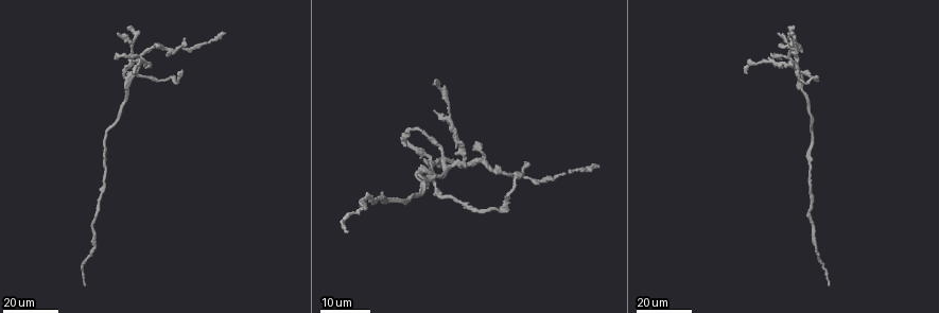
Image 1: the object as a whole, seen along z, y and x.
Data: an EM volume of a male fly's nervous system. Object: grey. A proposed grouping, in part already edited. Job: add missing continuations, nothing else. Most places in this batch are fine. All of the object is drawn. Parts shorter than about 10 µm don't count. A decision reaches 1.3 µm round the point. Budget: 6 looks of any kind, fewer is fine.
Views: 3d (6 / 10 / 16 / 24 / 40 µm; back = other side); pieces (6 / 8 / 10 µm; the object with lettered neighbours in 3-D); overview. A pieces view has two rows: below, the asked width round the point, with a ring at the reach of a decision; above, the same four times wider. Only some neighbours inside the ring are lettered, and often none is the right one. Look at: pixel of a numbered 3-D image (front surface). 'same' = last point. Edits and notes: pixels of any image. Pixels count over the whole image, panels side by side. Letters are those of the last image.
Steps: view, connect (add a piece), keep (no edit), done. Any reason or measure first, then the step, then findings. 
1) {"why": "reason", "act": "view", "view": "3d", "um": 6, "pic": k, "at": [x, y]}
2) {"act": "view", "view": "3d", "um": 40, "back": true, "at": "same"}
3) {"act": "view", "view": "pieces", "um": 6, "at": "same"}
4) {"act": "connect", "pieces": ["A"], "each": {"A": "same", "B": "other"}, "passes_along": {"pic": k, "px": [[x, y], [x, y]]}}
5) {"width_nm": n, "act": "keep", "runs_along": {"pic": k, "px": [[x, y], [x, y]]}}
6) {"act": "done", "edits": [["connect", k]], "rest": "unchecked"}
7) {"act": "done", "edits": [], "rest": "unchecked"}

{"why": "long arm stops here", "act": "view", "view": "3d", "um": 16, "pic": 1, "at": [348, 231]}

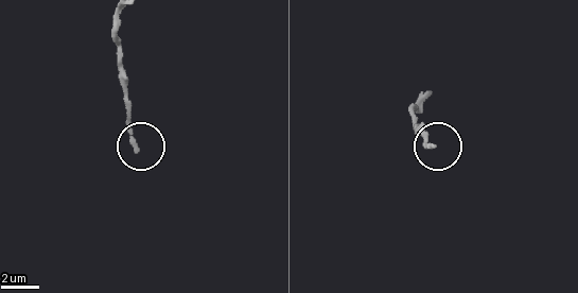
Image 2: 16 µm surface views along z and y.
{"act": "view", "view": "pieces", "um": 8, "pic": 2, "at": [135, 147]}

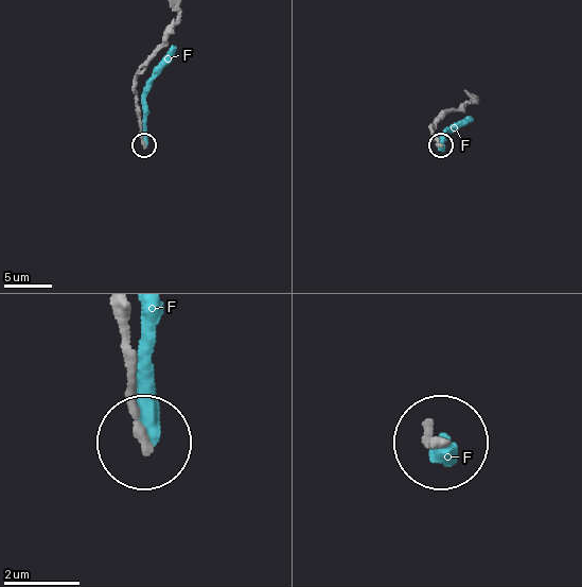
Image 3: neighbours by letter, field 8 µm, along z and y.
{"act": "keep", "each": {"F": "other"}, "found": "no lettered piece goes on from it"}

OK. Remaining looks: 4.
{"act": "view", "view": "3d", "um": 16, "pic": 1, "at": [183, 37]}

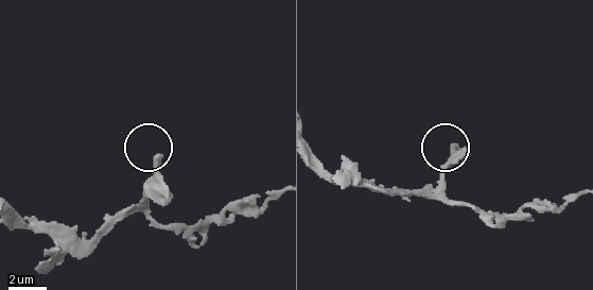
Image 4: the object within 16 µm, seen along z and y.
{"act": "view", "view": "3d", "um": 10, "pic": 4, "at": [157, 158]}

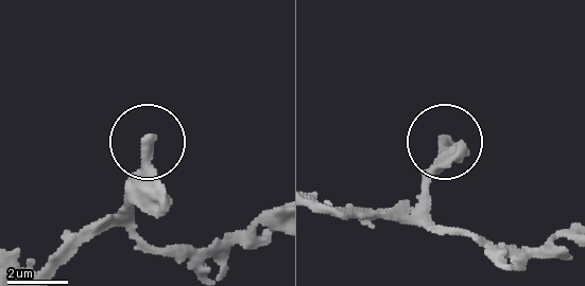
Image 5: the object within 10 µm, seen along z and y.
{"act": "view", "view": "pieces", "um": 8, "pic": 5, "at": [149, 140]}

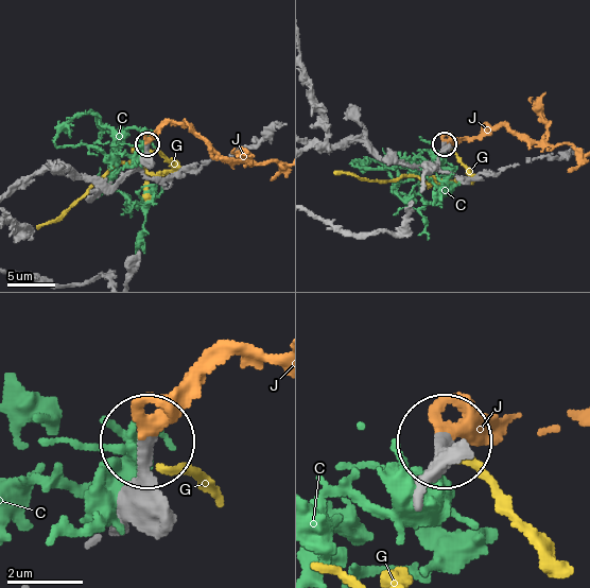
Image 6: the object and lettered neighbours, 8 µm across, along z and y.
{"act": "connect", "pieces": ["J"], "each": {"C": "other", "G": "other", "J": "same"}, "found": "the neuron continues"}

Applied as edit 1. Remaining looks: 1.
{"act": "done", "edits": [["connect", 6]], "rest": "unchecked"}

